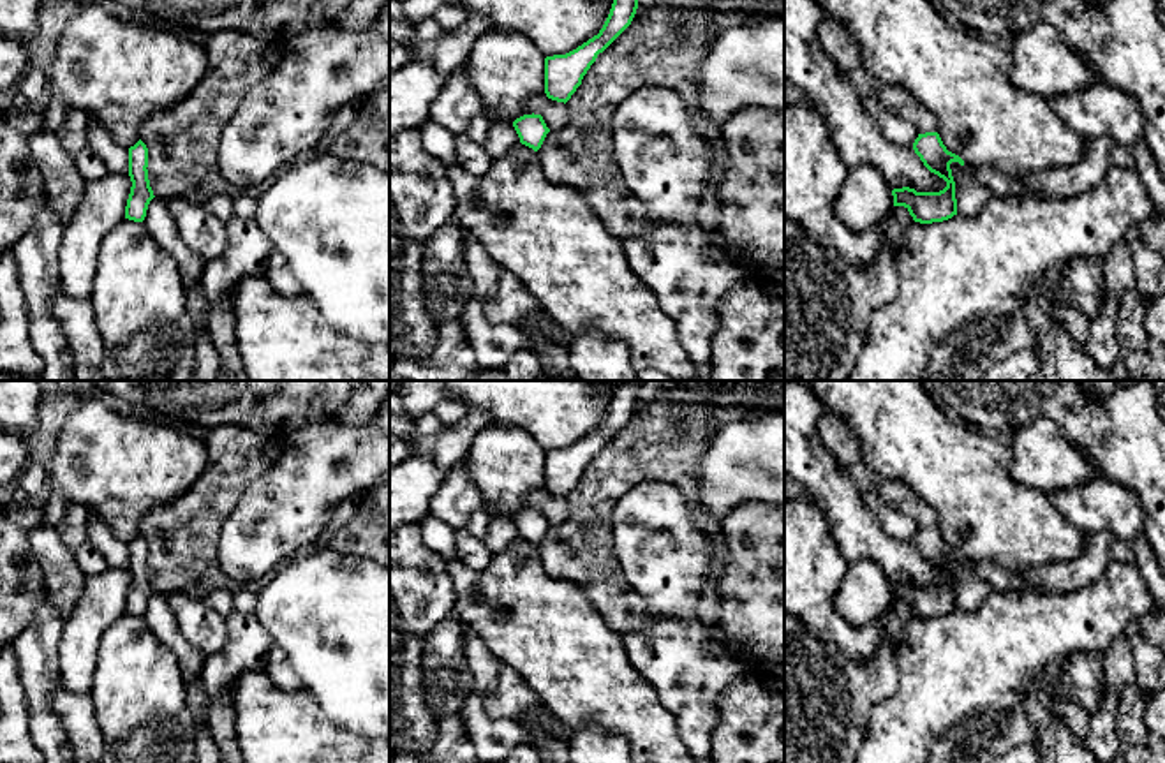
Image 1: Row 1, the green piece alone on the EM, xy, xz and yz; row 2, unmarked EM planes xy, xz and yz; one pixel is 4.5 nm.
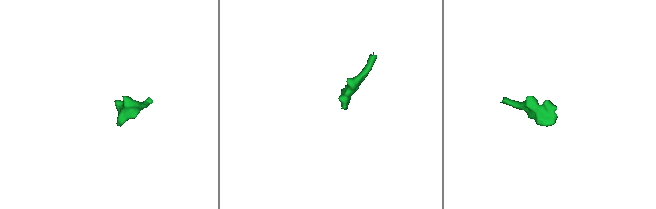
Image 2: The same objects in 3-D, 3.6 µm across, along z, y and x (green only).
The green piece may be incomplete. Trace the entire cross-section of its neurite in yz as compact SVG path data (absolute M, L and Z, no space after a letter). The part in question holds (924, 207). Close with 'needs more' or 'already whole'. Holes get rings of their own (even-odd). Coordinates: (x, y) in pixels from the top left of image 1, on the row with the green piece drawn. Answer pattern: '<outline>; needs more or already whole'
M938 132L918 134L913 143L915 153L924 166L943 178L946 187L939 192L916 192L915 189L894 189L894 206L904 206L915 222L943 222L957 215L955 181L950 164L959 162L973 181L982 185L992 197L1043 197L1036 187L1019 181L1015 176L1003 174L989 166L973 166L946 150Z; needs more

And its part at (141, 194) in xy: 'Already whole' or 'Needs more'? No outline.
Already whole

